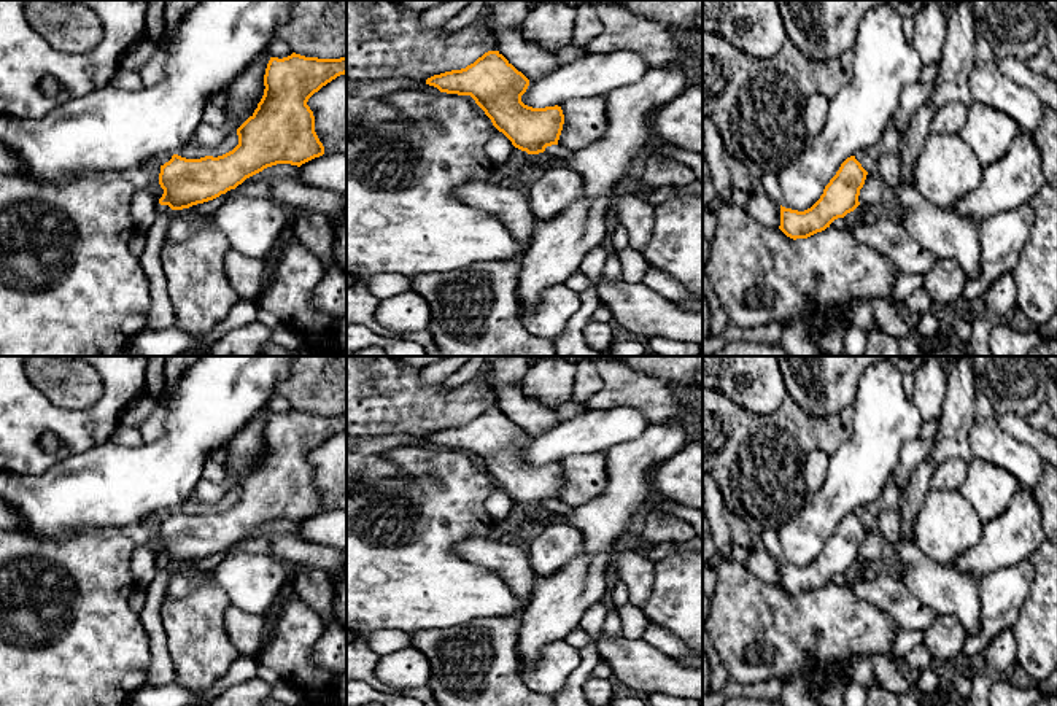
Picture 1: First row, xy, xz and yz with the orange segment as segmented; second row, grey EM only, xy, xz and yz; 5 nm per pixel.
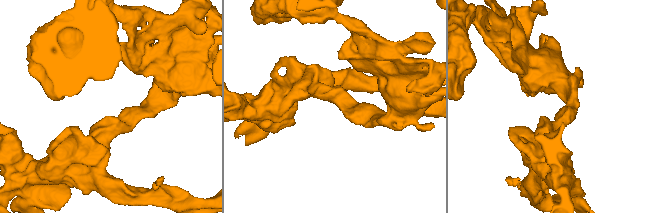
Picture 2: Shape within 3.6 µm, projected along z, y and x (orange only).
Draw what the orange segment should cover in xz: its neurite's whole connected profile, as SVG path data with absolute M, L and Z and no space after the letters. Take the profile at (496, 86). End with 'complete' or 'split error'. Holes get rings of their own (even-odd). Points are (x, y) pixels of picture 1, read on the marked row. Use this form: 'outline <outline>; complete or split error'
outline M488 51L461 70L434 75L426 84L440 92L470 95L515 148L528 154L558 145L564 114L561 107L532 108L521 102L529 80L499 51Z; complete

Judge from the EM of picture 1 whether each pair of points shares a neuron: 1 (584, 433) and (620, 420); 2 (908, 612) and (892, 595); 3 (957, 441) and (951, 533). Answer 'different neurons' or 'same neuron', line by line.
1: same neuron
2: same neuron
3: different neurons

